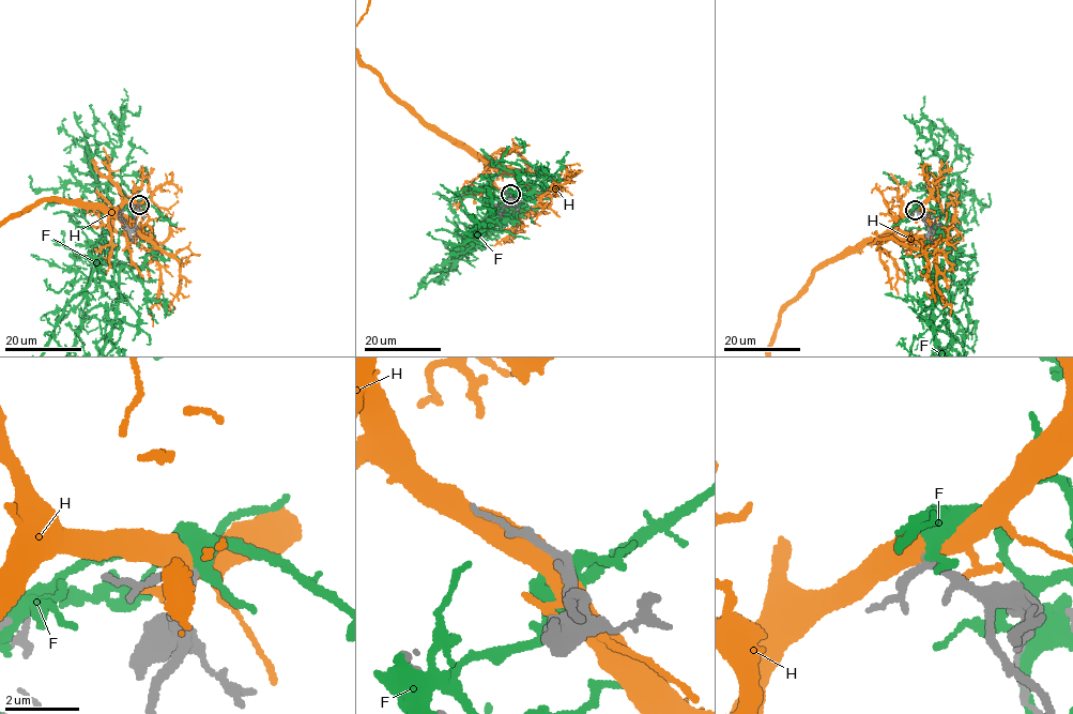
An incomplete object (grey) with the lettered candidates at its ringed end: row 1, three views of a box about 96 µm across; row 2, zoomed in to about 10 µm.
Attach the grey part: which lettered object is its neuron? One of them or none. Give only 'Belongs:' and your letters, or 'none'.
Belongs: none

